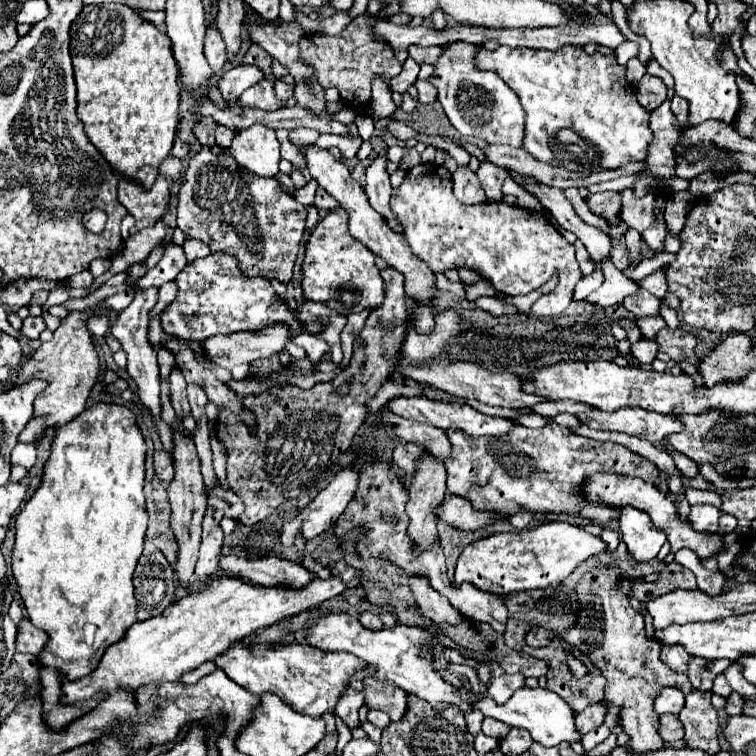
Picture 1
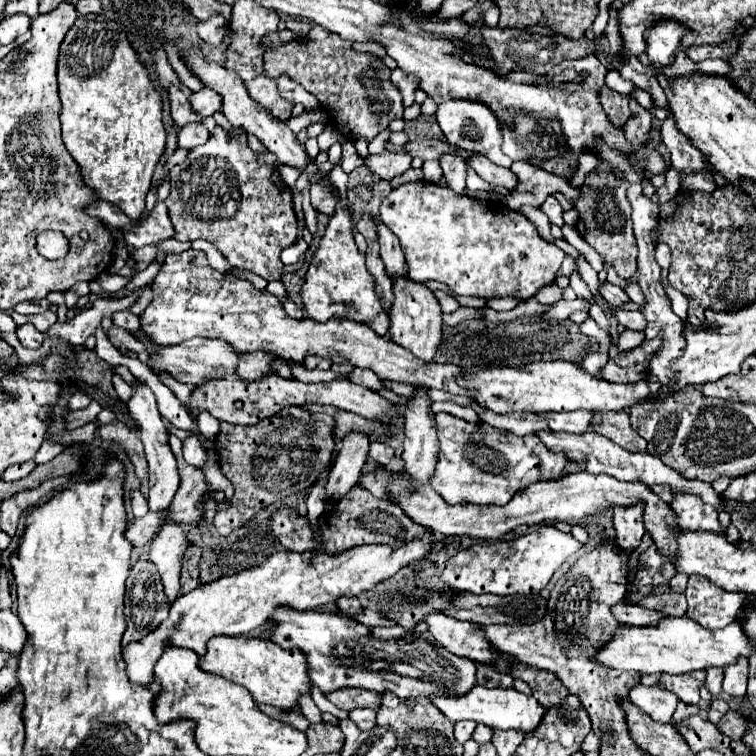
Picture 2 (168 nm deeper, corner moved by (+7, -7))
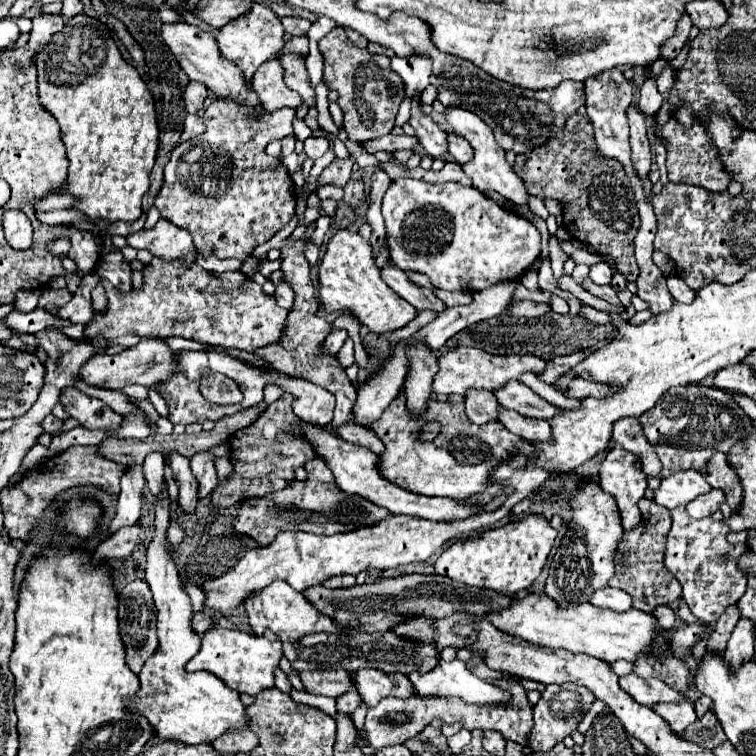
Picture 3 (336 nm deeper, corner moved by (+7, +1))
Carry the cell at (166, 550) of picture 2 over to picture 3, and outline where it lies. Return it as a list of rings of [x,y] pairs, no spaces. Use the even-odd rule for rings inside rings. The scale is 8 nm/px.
[[[169,497],[159,499],[155,507],[155,537],[147,547],[147,583],[153,593],[157,607],[157,635],[159,647],[145,661],[139,677],[139,691],[125,699],[125,709],[129,713],[139,713],[147,717],[159,739],[179,741],[185,745],[213,743],[229,727],[247,729],[245,705],[239,701],[239,693],[229,689],[223,681],[213,677],[213,673],[197,671],[187,673],[187,661],[199,651],[199,635],[193,633],[191,601],[183,591],[175,563],[167,553],[167,527],[169,527]]]

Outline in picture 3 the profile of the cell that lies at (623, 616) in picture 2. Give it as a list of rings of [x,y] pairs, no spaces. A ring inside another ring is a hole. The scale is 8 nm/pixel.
[[[613,587],[597,589],[597,593],[593,593],[587,601],[595,607],[603,607],[603,609],[609,607],[617,613],[623,613],[623,611],[631,609],[631,597],[625,591],[619,591],[619,589],[613,589]]]

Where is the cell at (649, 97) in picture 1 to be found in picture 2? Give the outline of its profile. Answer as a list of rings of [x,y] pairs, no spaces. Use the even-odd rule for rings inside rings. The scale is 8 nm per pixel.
[[[635,97],[629,99],[629,105],[631,105],[629,107],[631,109],[631,117],[623,125],[623,131],[625,131],[627,141],[633,145],[633,149],[639,151],[643,147],[643,143],[649,139],[649,131],[651,131],[651,111],[647,111],[645,107],[641,107]]]

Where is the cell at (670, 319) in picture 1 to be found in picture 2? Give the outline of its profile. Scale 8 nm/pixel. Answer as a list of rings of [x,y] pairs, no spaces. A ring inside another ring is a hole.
[[[629,285],[629,287],[625,287],[625,293],[627,293],[629,299],[631,299],[633,303],[637,303],[641,309],[645,307],[645,295],[643,295],[643,291],[641,291],[639,285]]]

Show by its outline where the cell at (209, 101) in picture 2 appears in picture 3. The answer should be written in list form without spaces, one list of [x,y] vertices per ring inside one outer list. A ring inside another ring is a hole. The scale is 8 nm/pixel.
[[[191,81],[185,89],[185,107],[189,113],[199,113],[203,109],[203,103],[205,103],[205,97],[207,97],[207,89],[205,85],[197,83],[197,81]]]

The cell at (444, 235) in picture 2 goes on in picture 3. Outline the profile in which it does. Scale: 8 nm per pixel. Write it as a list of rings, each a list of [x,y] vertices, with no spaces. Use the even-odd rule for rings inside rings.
[[[397,179],[383,197],[383,217],[391,261],[399,269],[425,273],[435,289],[475,293],[503,279],[523,275],[541,255],[541,235],[525,217],[499,207],[481,191],[463,187],[461,183],[431,185],[417,179]]]

